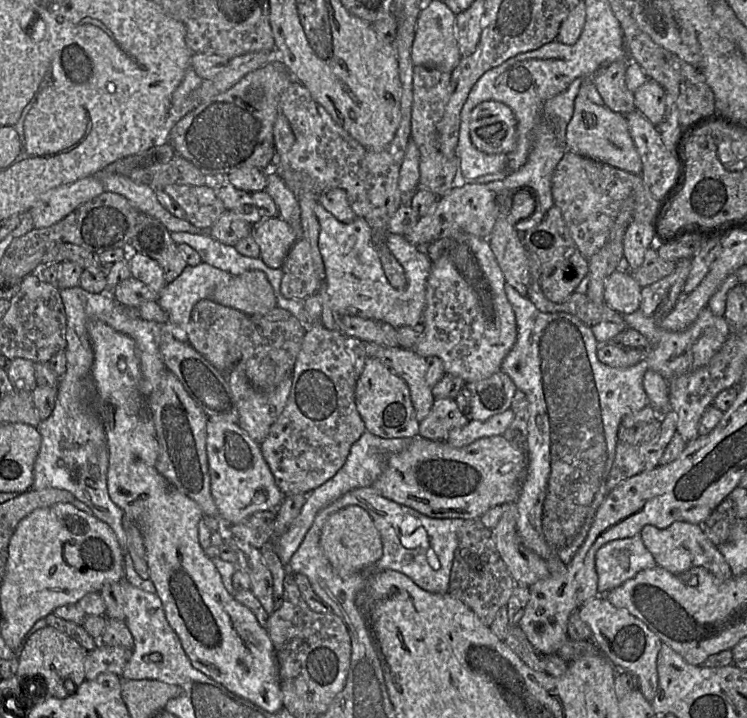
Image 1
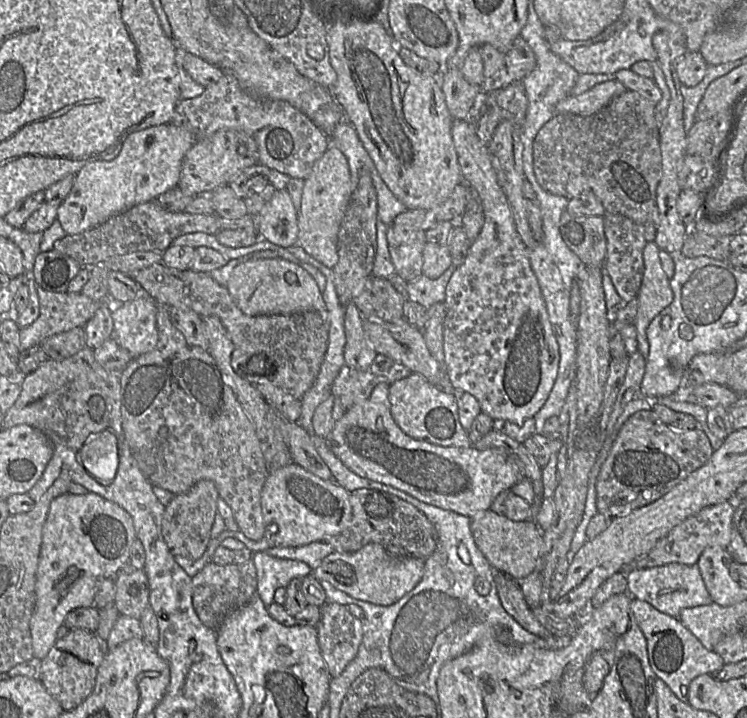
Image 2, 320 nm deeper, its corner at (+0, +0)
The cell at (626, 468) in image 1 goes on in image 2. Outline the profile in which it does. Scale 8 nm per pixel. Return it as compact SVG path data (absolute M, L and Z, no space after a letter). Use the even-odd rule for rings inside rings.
M652 410L635 413L622 426L598 475L596 483L598 513L611 518L623 517L635 509L658 500L691 473L705 465L714 451L703 430L697 428L675 430L663 423Z

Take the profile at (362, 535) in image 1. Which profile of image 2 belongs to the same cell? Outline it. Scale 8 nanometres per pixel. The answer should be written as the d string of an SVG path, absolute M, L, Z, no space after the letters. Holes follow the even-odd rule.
M370 543L351 553L334 551L312 571L318 581L329 582L336 589L357 600L375 605L390 606L413 590L424 574L424 561L417 558L396 557L382 546Z

